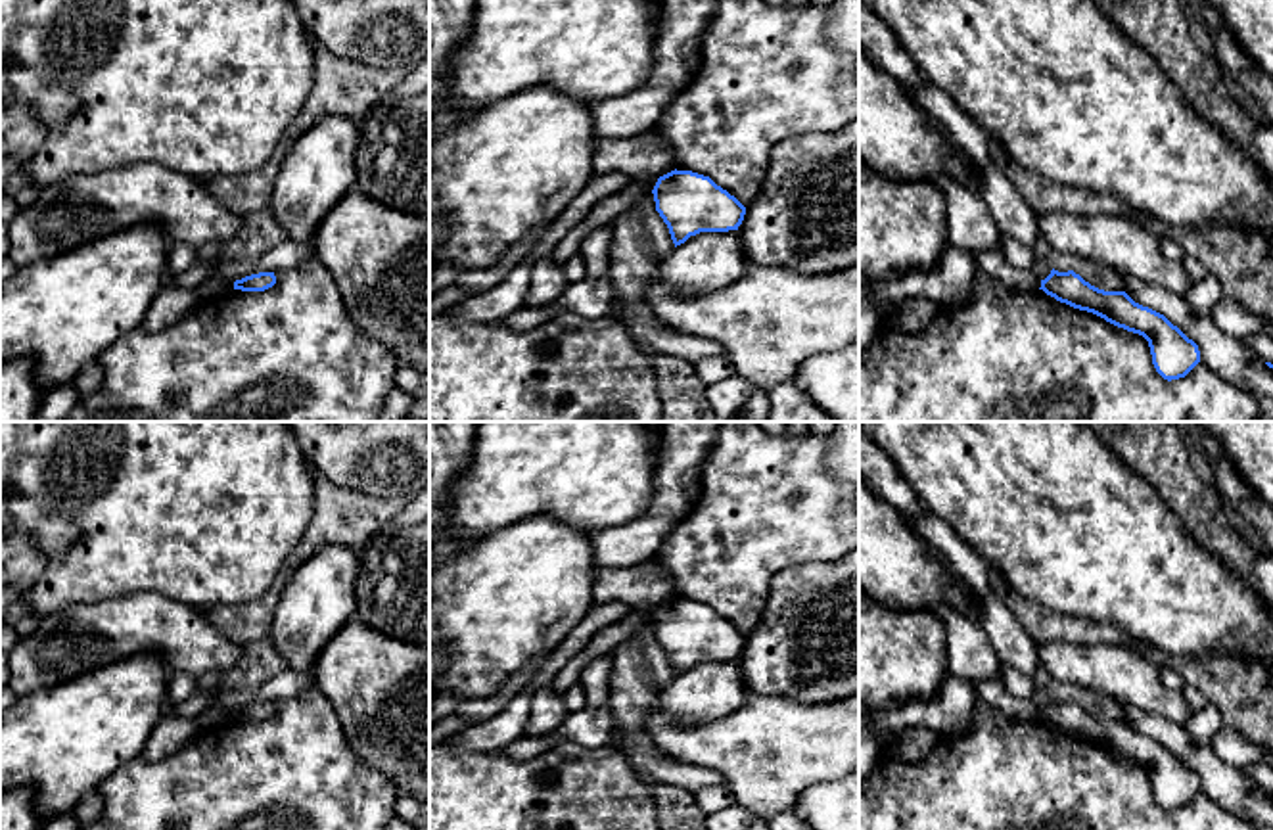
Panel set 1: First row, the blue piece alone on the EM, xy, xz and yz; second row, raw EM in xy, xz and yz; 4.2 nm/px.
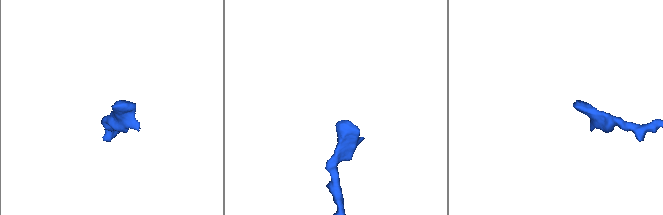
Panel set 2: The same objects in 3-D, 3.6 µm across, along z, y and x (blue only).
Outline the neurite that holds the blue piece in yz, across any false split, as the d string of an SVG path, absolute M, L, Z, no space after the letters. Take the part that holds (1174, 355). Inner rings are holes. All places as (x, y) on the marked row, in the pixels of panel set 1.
M1054 268L1041 280L1039 289L1060 303L1143 335L1148 341L1156 372L1168 381L1185 378L1200 362L1200 351L1192 339L1164 314L1135 303L1125 291L1104 291L1074 270L1058 272Z

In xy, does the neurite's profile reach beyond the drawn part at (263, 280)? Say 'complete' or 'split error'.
complete

